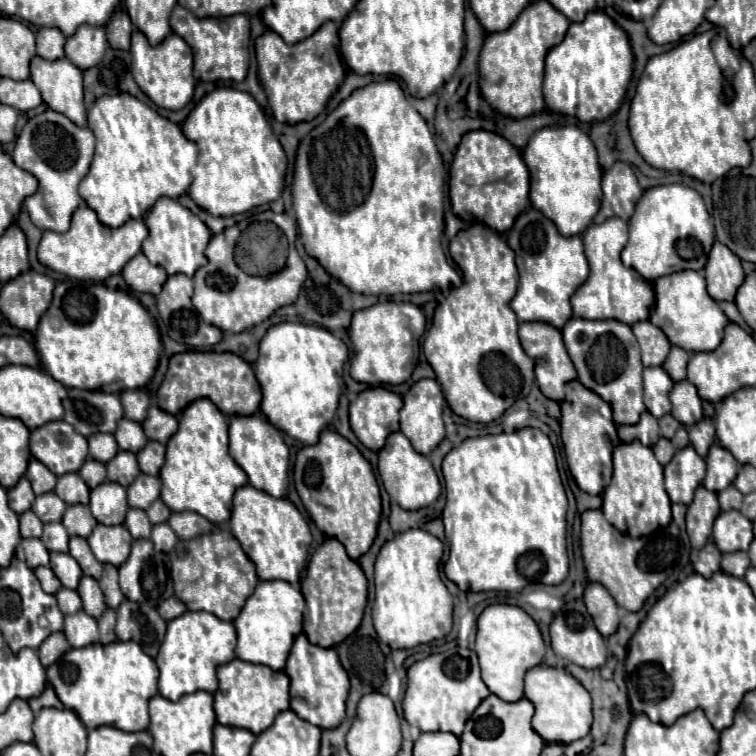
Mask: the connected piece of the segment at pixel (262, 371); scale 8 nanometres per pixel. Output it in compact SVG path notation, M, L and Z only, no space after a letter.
M306 323L272 325L260 341L260 357L254 369L264 395L260 405L262 413L290 437L306 445L316 443L320 431L336 413L346 357L348 347L344 341L324 327Z

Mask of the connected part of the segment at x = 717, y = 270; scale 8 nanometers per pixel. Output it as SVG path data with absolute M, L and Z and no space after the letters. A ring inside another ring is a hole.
M716 241L708 255L704 273L706 273L708 295L712 295L712 299L734 301L736 289L744 281L742 263L736 253L728 251L728 247L724 247L720 241Z

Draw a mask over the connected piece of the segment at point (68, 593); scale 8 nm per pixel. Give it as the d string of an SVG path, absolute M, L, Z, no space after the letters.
M64 587L56 593L56 601L58 601L58 607L60 607L60 611L62 611L64 615L76 613L76 611L80 611L80 607L82 607L78 593L72 591L72 589L64 589Z

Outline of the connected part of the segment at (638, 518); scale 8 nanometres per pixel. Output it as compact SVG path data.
M620 443L614 449L614 475L602 493L602 513L622 533L642 537L672 521L670 499L664 489L662 465L656 461L650 447L642 443Z

